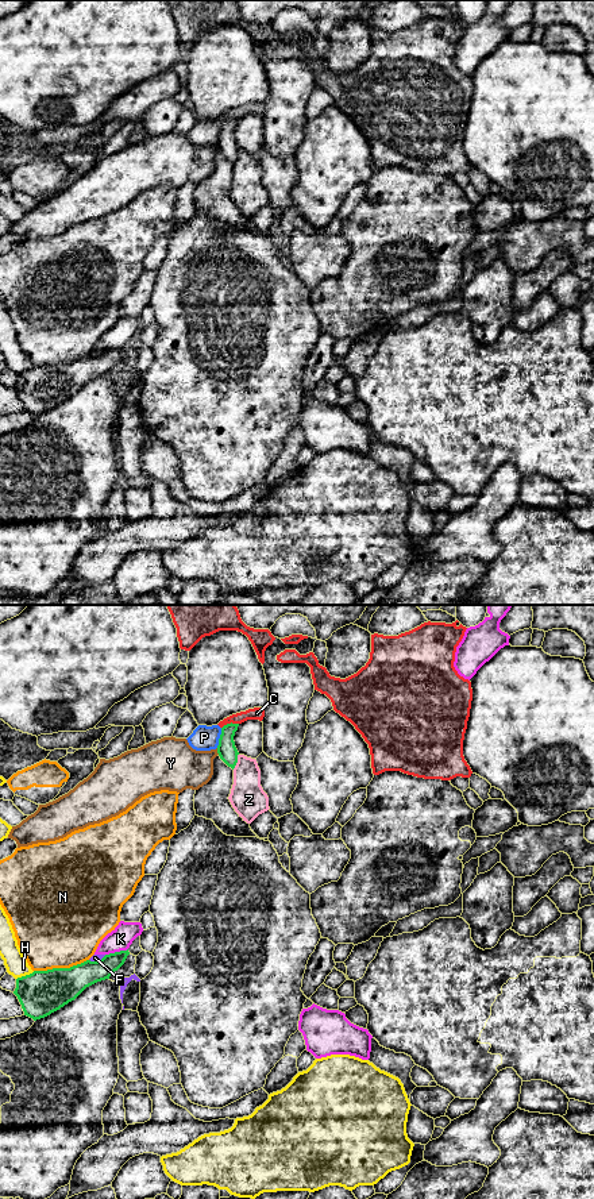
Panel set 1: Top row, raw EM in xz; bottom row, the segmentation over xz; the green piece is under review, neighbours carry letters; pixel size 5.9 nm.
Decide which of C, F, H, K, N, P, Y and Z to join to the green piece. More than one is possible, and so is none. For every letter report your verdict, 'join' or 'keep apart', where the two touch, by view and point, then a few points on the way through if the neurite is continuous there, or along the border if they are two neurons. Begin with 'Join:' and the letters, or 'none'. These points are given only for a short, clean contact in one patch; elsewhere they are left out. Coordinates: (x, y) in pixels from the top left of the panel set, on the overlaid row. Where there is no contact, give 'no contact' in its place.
Join: none
C: keep apart; contact xz (231, 723); border xz (238, 723), (227, 723), (222, 728)
F: keep apart; contact xz (99, 960)
H: keep apart; contact xz (26, 975); border xz (34, 971), (16, 979)
K: keep apart; contact xz (116, 952)
N: keep apart; contact xz (61, 968)
P: keep apart; contact xz (220, 737); border xz (222, 728), (216, 747)
Y: keep apart; contact xz (218, 751)
Z: keep apart; contact xz (236, 762)

